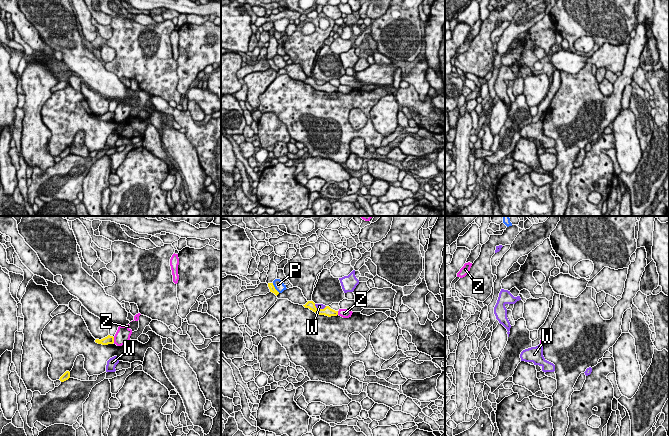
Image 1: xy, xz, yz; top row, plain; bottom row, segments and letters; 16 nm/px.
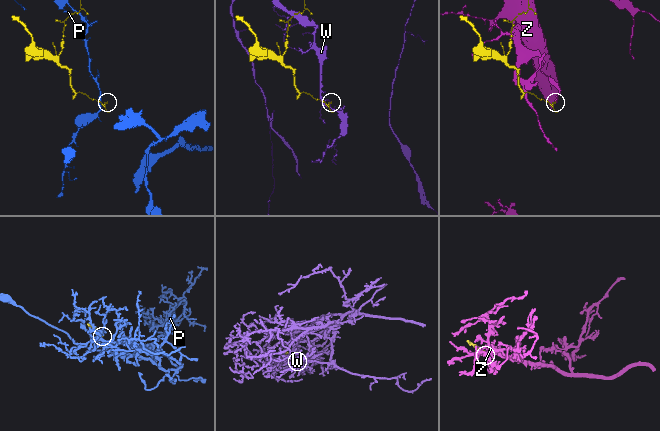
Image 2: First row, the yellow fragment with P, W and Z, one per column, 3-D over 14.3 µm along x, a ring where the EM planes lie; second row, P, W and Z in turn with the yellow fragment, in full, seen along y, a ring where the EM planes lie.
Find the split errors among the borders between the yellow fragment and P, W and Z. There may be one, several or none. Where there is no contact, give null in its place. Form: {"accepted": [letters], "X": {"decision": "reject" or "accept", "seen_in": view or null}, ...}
{"accepted": [], "P": {"decision": "reject", "seen_in": "xz"}, "W": {"decision": "reject", "seen_in": "xz"}, "Z": {"decision": "reject", "seen_in": "xy"}}

